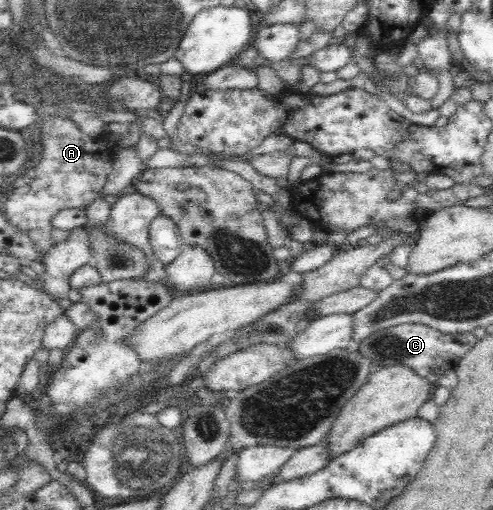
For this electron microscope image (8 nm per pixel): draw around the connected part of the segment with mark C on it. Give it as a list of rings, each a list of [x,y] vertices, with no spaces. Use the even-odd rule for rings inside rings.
[[[410,323],[374,330],[370,336],[358,342],[358,353],[372,359],[377,368],[396,365],[410,367],[416,375],[436,383],[438,376],[444,374],[446,369],[455,367],[477,342],[473,333],[444,334],[423,324]]]

